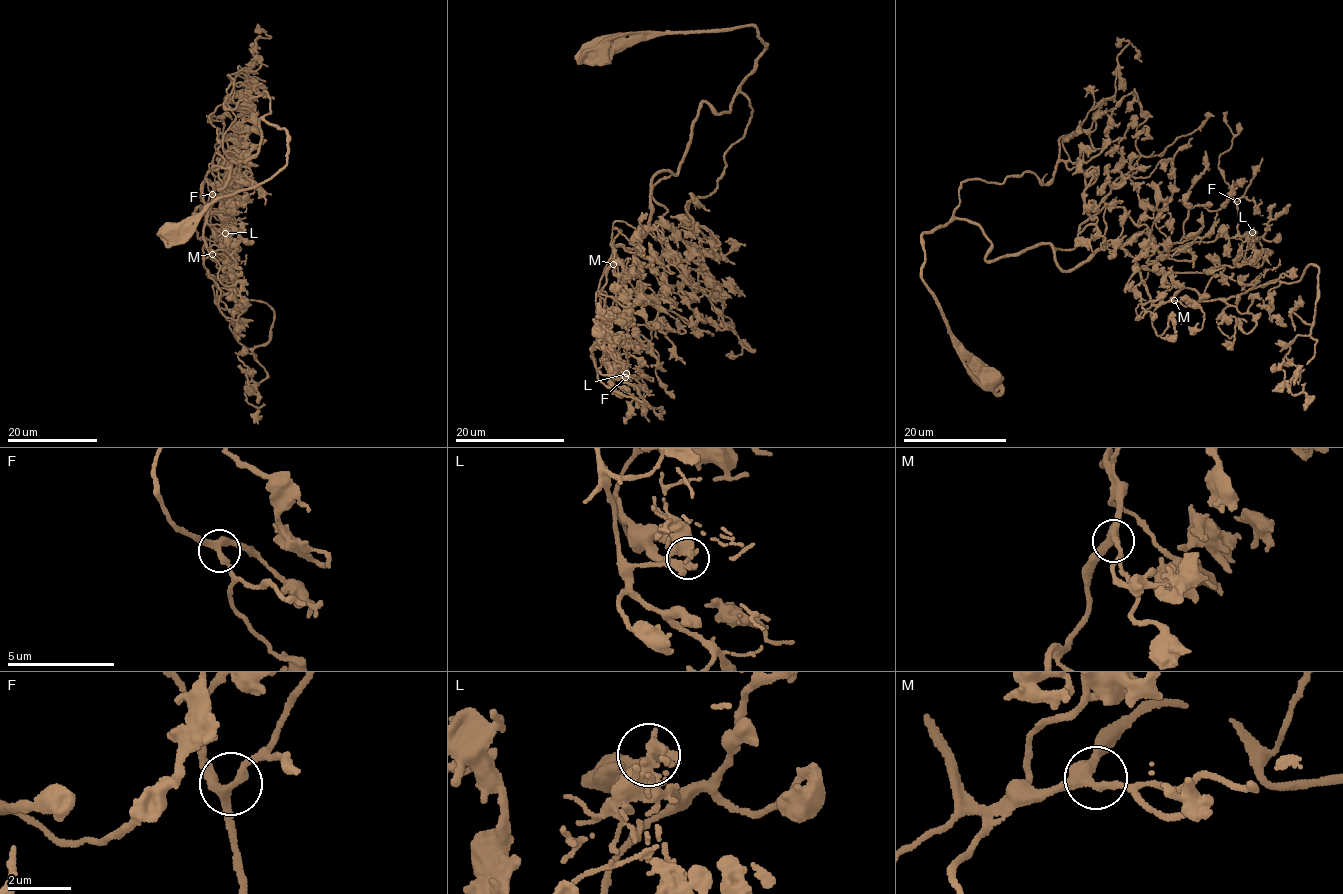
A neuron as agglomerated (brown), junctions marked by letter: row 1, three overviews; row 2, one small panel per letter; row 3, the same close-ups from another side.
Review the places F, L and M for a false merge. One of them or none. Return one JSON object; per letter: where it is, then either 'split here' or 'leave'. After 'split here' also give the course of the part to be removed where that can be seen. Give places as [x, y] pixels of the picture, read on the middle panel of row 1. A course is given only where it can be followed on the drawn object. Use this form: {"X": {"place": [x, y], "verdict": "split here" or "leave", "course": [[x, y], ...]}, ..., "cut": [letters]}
{"F": {"place": [625, 377], "verdict": "leave"}, "L": {"place": [626, 373], "verdict": "split here", "course": [[626, 372], [621, 370], [621, 363], [623, 370], [615, 371], [620, 364], [618, 352], [604, 340]]}, "M": {"place": [613, 264], "verdict": "leave"}, "cut": ["L"]}

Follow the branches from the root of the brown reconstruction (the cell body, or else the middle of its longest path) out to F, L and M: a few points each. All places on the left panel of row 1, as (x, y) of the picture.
F: (173, 234), (278, 173), (286, 131), (260, 118), (256, 154), (219, 190), (204, 181), (205, 220), (212, 194)
L: (173, 234), (286, 164), (286, 131), (260, 118), (256, 154), (219, 190), (201, 186), (205, 222), (226, 233)
M: (173, 234), (278, 173), (283, 129), (260, 118), (256, 154), (214, 185), (203, 233), (212, 254)

